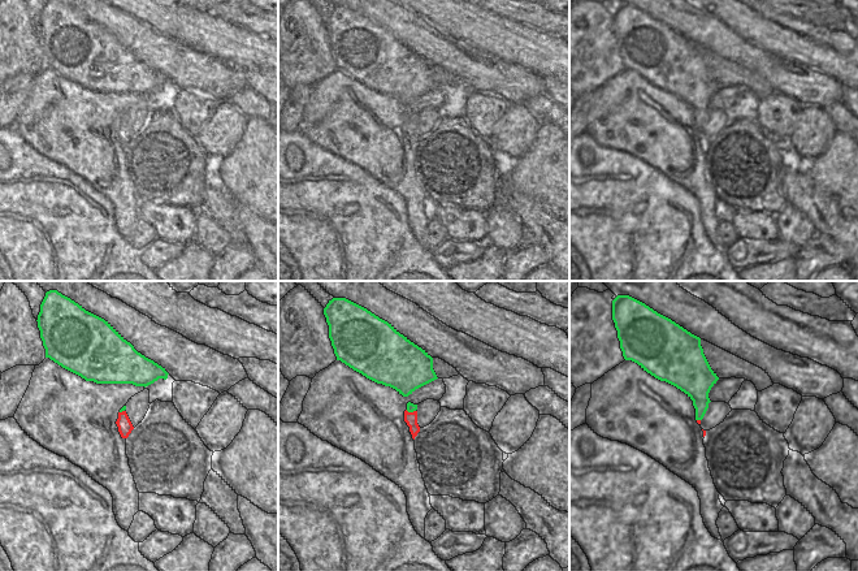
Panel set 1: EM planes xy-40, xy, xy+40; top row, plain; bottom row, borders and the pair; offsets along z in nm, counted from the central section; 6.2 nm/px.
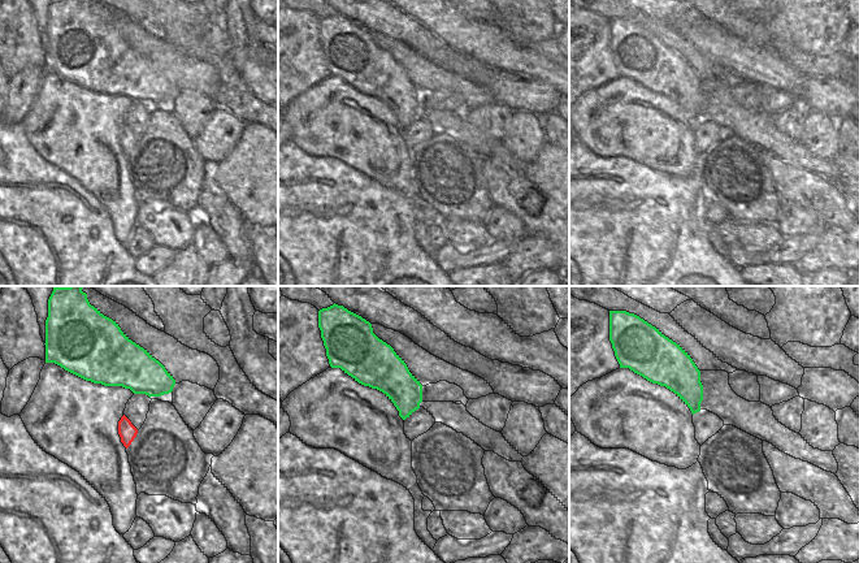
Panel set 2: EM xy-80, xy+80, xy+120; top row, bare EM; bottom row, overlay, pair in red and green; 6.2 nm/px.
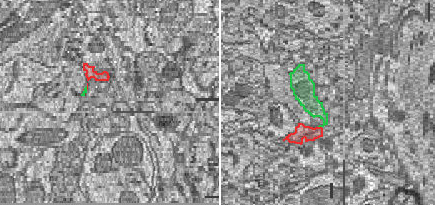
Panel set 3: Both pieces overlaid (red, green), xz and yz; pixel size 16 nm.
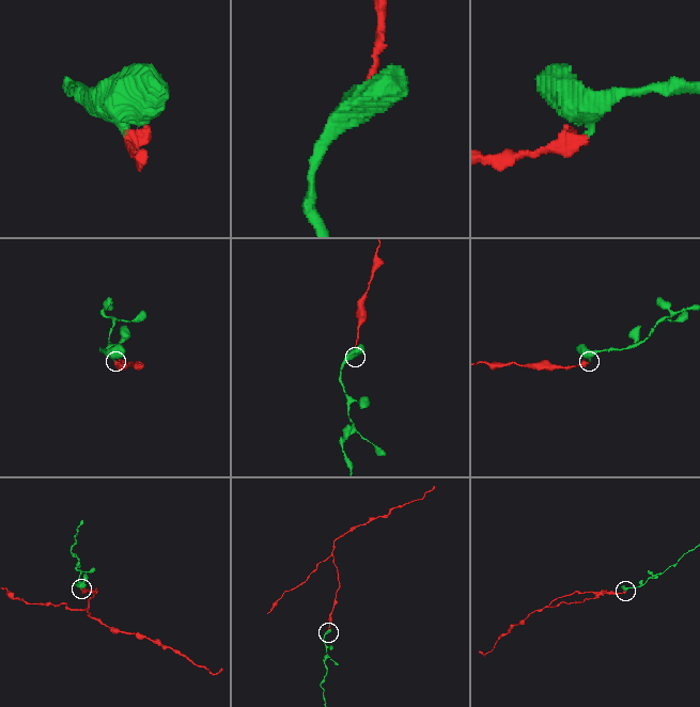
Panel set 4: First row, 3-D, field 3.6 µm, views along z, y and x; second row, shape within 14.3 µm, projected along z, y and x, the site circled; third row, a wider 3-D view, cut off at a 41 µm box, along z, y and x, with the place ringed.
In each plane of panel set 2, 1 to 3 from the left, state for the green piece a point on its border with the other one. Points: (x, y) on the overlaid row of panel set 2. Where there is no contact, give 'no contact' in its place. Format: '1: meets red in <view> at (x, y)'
1: no contact
2: no contact
3: no contact

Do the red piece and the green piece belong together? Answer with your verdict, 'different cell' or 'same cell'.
same cell

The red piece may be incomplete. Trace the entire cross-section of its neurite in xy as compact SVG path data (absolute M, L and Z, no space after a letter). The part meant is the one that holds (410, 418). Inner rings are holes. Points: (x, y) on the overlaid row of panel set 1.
M408 402L407 410L404 411L404 421L410 427L410 432L413 440L420 432L420 427L417 424L417 411L416 410L417 410L417 405Z

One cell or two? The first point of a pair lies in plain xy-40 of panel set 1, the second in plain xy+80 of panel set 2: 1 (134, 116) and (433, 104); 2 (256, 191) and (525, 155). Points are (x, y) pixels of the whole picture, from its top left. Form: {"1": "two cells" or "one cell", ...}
{"1": "two cells", "2": "two cells"}

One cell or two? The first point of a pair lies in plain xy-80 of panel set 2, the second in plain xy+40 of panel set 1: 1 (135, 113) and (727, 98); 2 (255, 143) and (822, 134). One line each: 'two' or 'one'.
1: two
2: two

